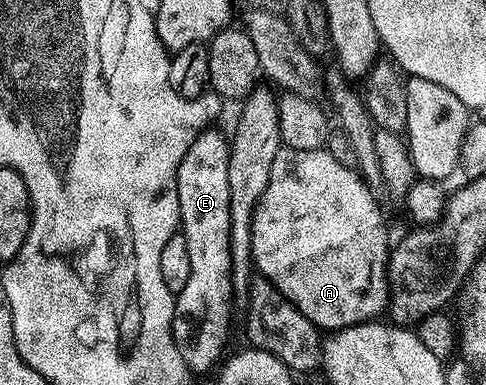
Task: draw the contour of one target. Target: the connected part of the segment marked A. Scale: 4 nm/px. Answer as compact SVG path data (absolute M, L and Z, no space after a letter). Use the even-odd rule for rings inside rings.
M326 148L282 150L254 211L255 269L268 277L320 330L353 329L381 317L378 315L381 312L383 315L387 307L390 298L387 264L392 240L386 237L386 220L374 194L375 189L355 169L342 165Z

